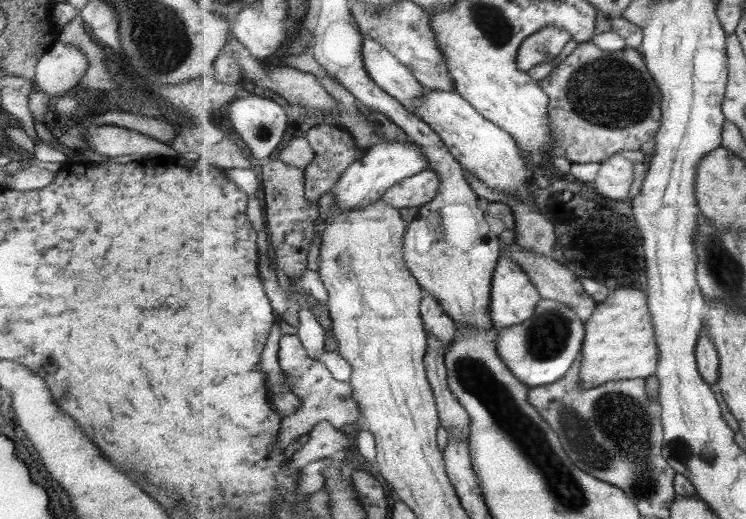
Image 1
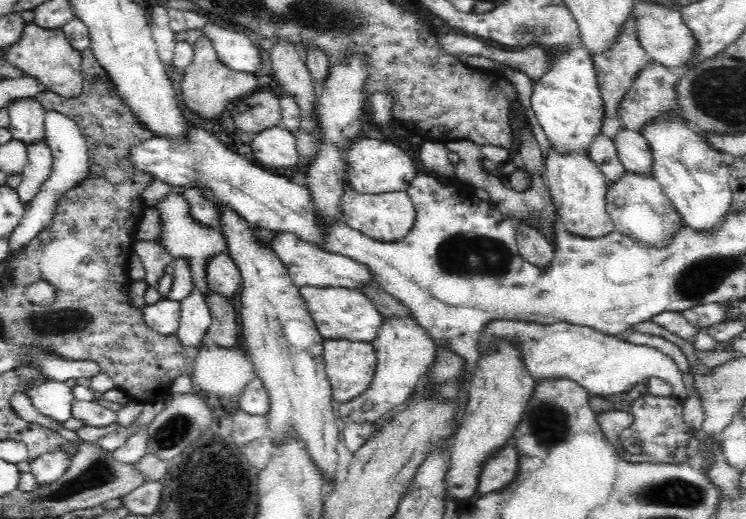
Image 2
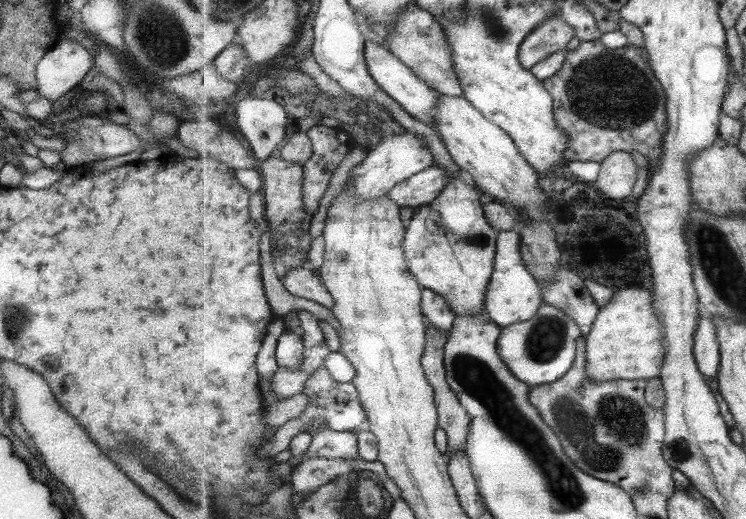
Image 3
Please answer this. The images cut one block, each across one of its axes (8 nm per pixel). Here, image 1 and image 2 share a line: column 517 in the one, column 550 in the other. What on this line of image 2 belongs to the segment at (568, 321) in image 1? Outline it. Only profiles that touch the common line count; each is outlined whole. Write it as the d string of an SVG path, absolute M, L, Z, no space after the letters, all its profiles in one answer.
M497 320L483 328L479 340L480 351L490 340L496 340L498 336L519 336L523 361L528 372L537 381L544 380L545 377L567 376L596 396L610 396L630 390L644 378L656 377L672 386L673 397L683 402L690 396L682 382L682 371L678 369L674 360L659 349L648 345L635 345L615 335L563 322L541 325L526 321Z

